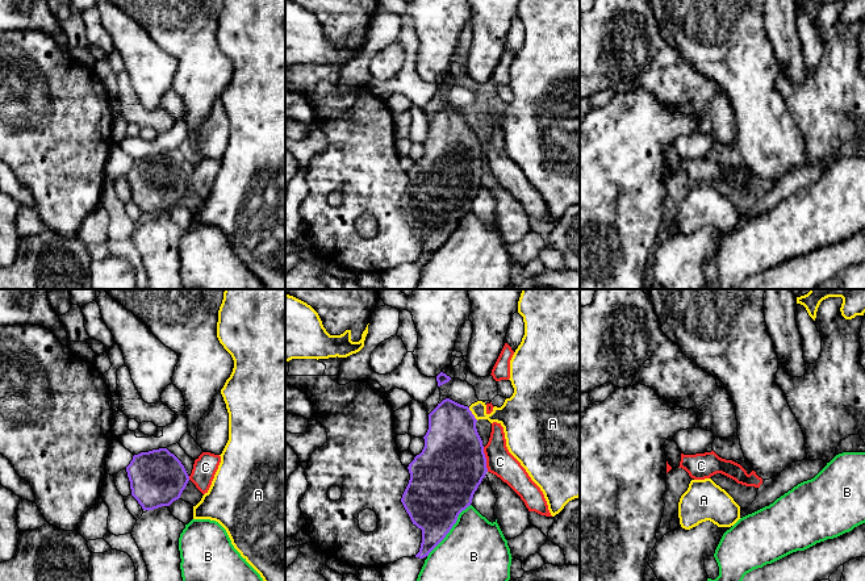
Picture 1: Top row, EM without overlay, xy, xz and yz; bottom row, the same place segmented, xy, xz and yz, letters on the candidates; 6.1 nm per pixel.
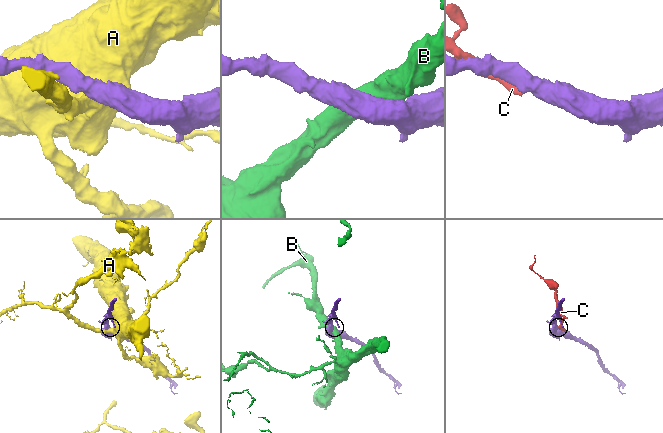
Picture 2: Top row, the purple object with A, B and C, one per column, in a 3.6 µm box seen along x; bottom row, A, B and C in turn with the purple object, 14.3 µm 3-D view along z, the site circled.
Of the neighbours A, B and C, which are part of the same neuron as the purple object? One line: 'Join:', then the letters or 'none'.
Join: none

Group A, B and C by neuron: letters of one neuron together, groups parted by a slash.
A / B / C

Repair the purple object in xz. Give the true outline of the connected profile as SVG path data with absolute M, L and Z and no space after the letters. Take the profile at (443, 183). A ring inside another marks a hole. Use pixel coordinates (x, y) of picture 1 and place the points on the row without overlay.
M450 104L443 105L429 120L425 152L408 172L410 185L401 204L413 230L422 235L422 248L415 263L429 262L446 243L459 220L471 212L473 200L488 177L476 128L468 112Z

